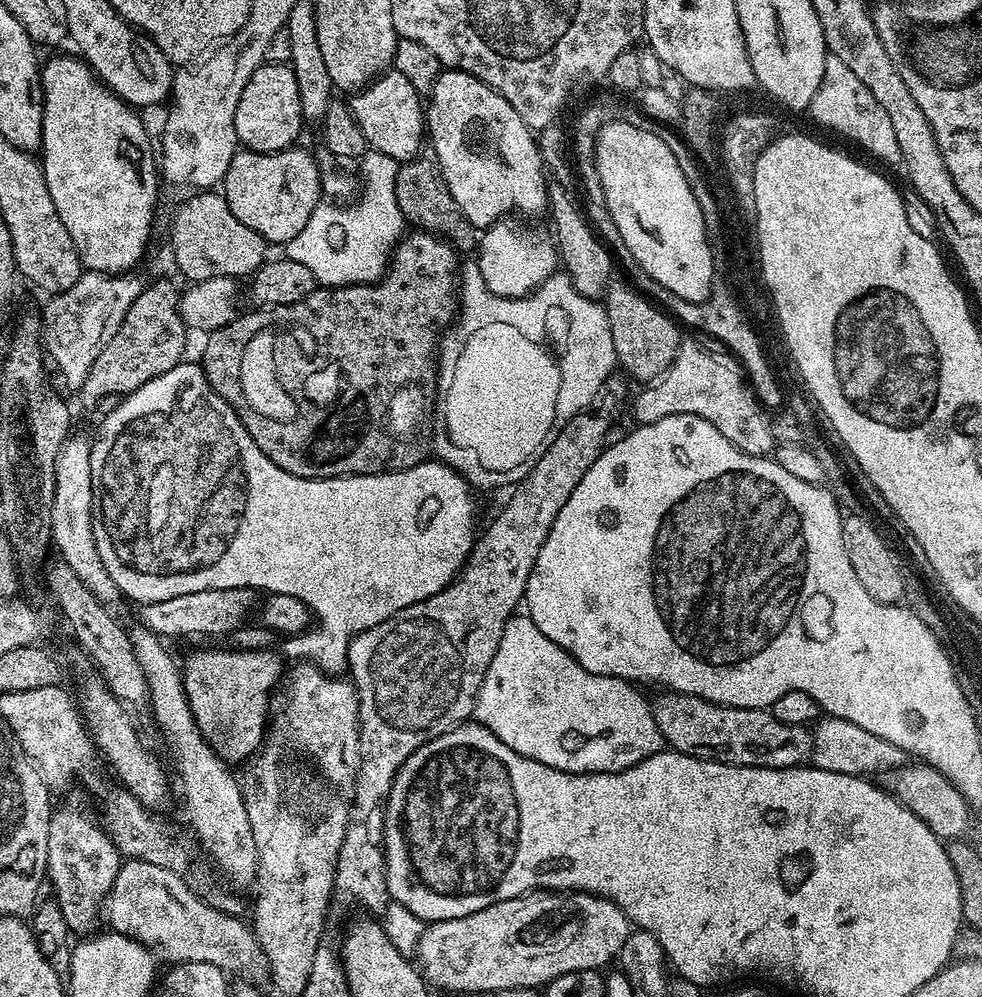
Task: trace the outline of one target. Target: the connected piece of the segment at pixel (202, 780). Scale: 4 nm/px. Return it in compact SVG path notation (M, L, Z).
M143 626L132 628L130 635L133 653L148 683L147 703L172 751L172 760L176 763L176 772L184 787L184 804L188 807L188 820L193 828L191 831L227 883L229 880L237 884L236 888L240 890L251 889L255 885L258 870L258 846L254 846L254 830L250 830L242 784L232 777L228 769L231 767L200 731L184 693L181 669L178 664L176 668L171 654L164 649L165 641Z

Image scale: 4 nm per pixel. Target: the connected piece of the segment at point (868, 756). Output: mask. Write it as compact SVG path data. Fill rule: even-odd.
M825 715L817 720L812 728L810 760L815 767L822 770L872 778L891 768L901 768L903 764L909 763L910 757L907 752L894 746L894 742L886 742L886 738L878 738L878 734L870 734L870 730L862 730L862 726L854 726L854 722L846 722L846 718Z

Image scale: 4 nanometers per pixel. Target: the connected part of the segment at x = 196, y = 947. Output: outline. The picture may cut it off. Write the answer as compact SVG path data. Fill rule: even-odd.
M128 858L121 863L118 878L108 892L106 924L111 931L147 945L169 965L210 962L250 981L268 972L268 959L256 941L256 933L241 917L210 906L202 897L195 896L178 874L162 870L154 862Z

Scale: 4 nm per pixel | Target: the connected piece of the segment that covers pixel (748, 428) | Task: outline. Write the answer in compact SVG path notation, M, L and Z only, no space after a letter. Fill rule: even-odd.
M681 339L680 349L674 358L674 362L664 371L659 380L649 383L636 396L636 405L632 412L636 415L635 423L653 424L667 416L674 414L694 414L698 418L706 418L738 450L742 450L751 456L768 456L777 447L778 440L772 437L772 424L768 421L769 413L762 407L756 397L752 385L749 383L745 370L735 359L723 360L716 352L703 348L696 340Z

